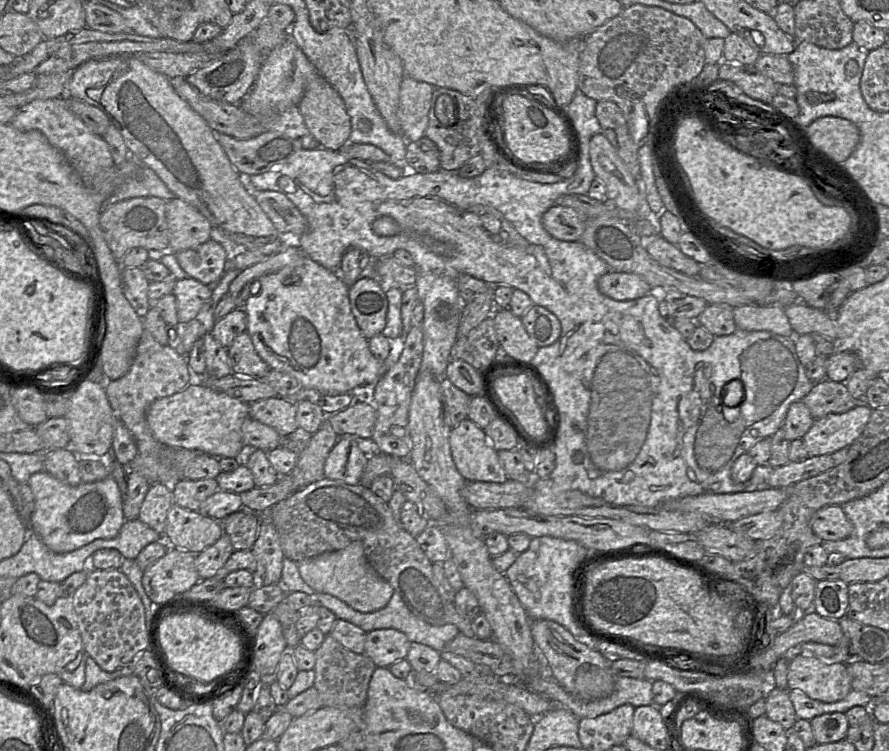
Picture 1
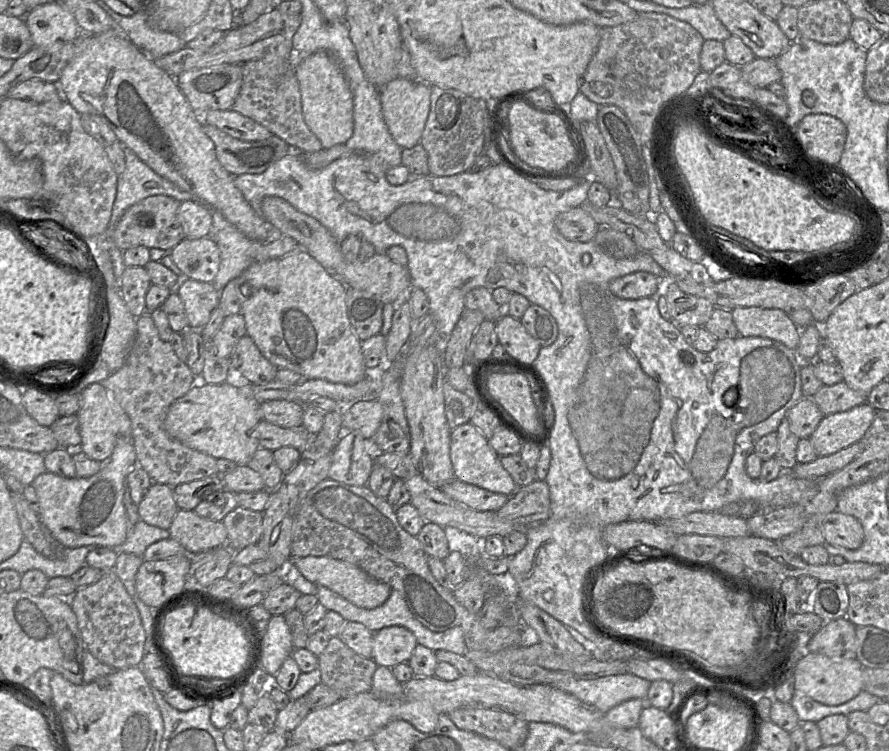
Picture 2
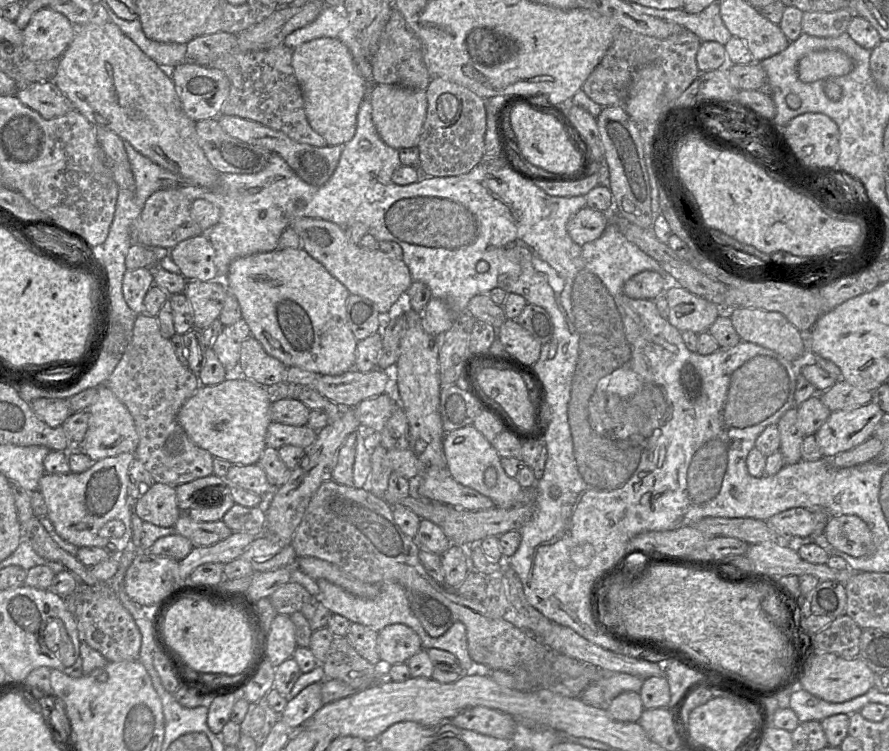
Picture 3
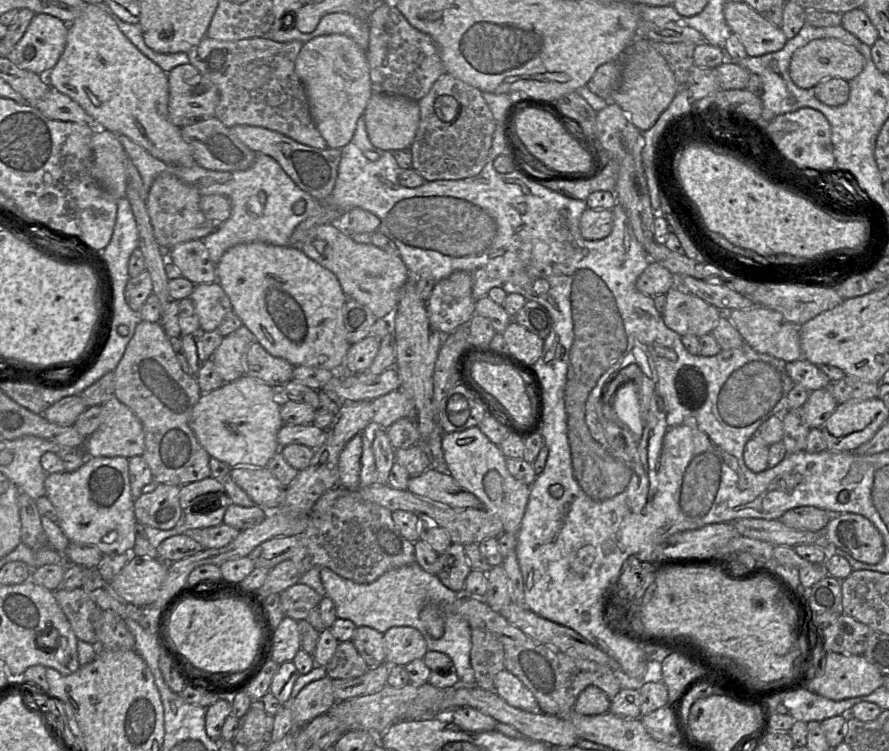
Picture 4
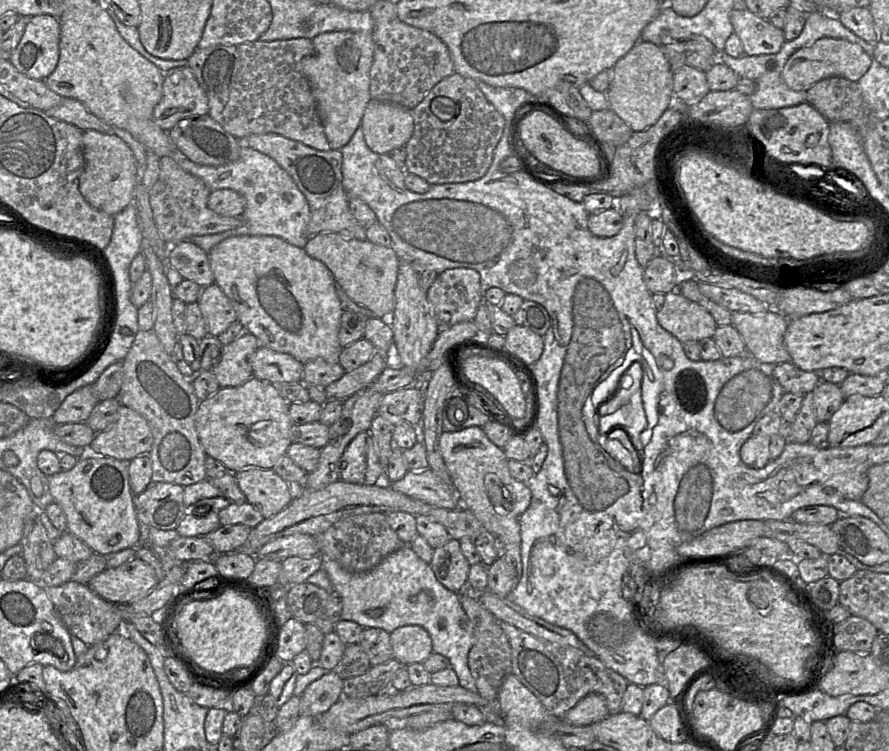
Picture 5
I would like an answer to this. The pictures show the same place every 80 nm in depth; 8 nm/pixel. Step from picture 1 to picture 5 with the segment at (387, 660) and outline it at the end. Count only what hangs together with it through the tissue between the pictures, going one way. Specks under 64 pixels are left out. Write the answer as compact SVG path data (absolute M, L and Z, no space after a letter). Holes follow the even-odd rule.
M406 625L390 633L393 658L402 665L423 663L433 652L428 632L418 625Z

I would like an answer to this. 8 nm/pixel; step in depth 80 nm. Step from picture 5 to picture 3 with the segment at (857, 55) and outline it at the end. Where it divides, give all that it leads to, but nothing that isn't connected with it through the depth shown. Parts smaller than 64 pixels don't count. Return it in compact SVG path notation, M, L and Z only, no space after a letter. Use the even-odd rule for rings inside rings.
M818 50L806 54L797 64L798 78L812 83L831 77L843 76L854 68L853 59L840 50Z

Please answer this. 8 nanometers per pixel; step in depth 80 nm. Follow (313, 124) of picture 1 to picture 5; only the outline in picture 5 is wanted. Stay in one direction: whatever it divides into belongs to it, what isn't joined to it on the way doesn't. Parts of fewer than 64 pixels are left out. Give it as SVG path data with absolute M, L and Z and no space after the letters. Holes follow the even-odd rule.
M325 32L312 39L314 52L301 61L301 70L310 83L317 111L332 150L342 149L360 126L370 96L370 69L373 63L372 33Z

